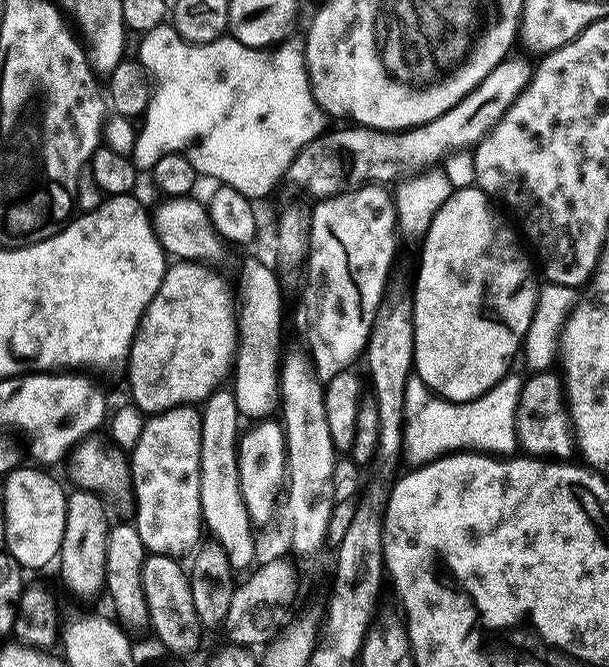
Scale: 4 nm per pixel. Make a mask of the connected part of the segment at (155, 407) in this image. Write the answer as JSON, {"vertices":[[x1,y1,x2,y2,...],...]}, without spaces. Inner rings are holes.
{"vertices":[[176,262,165,271,144,317,136,328,136,337,126,361,128,384,132,387,131,403,145,414,164,412,167,408,196,406,221,387,220,379,229,375,238,347,238,304,234,292,212,272,196,272,192,262]]}

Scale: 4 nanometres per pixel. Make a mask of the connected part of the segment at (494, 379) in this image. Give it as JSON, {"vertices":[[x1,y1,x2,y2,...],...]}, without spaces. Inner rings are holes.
{"vertices":[[457,187,433,214,433,220,422,239,424,249,420,252,420,269,416,272,416,292,411,293,412,359,415,375,445,400,475,400,509,375,508,363,515,356,517,359,535,312,538,276,533,261,524,257,525,249,515,231,512,233,510,229,496,225,492,207,493,201,480,187]]}

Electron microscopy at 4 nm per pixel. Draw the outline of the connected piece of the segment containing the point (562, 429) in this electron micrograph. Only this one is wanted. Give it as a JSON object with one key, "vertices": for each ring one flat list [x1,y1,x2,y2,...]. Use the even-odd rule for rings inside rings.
{"vertices":[[553,371,533,372,521,383,520,397,516,403,514,421,514,440,521,448,521,453,532,458,551,458,556,462,564,462,574,452,574,434,570,429,570,421,566,409,566,397,562,389,561,379,553,375]]}

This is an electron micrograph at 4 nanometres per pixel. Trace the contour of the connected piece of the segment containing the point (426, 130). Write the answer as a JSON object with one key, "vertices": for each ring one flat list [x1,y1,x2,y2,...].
{"vertices":[[506,58,466,98,462,98,446,114,431,120,428,125,419,128,409,128,399,132,381,132,375,128,365,128,364,125,351,125,321,133,318,139,312,140,296,156,290,169,290,178,300,184,310,184,314,188,326,186,330,182,329,172,322,168,322,160,330,156,330,152,346,152,350,156,353,185,363,185,369,178,368,167,371,166,371,156,377,156,384,164,424,164,431,165,431,160,447,157,450,150,461,145,475,146,491,131,493,125,500,120,501,115,512,105,518,94,532,79,533,65,522,60]]}

